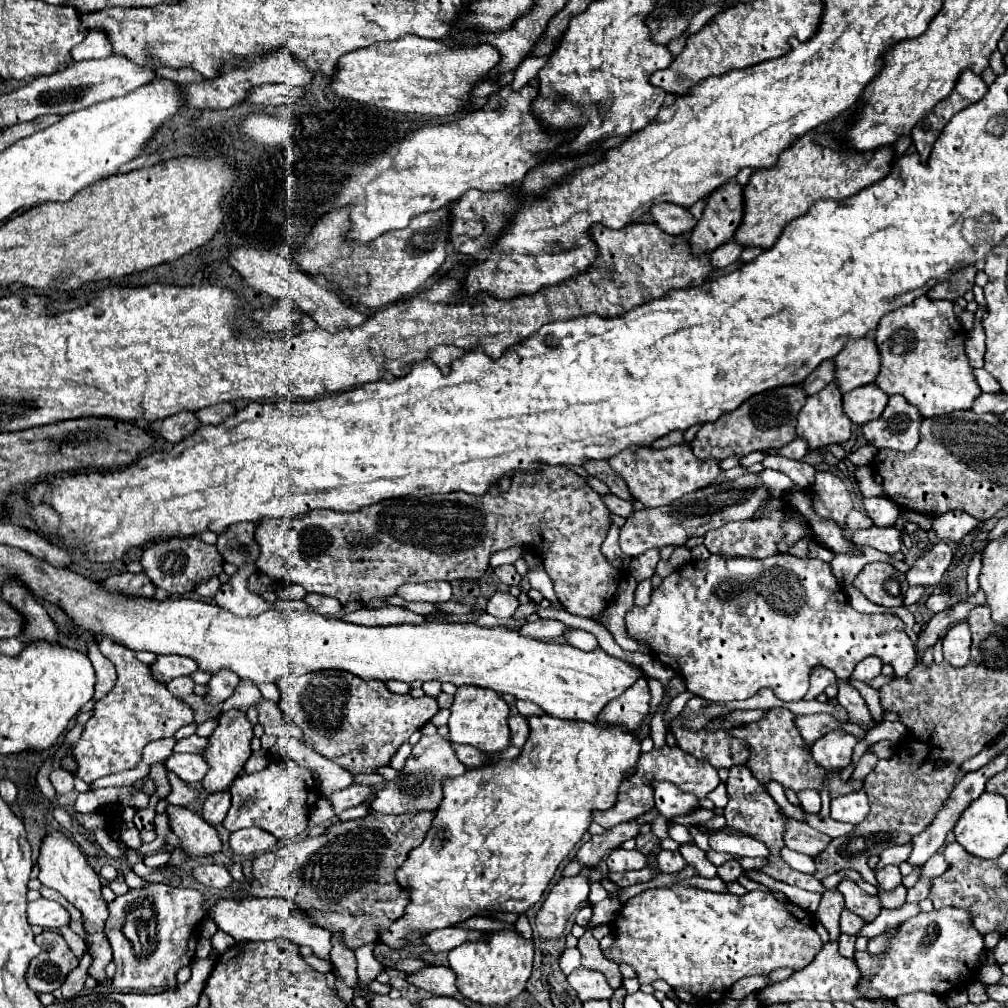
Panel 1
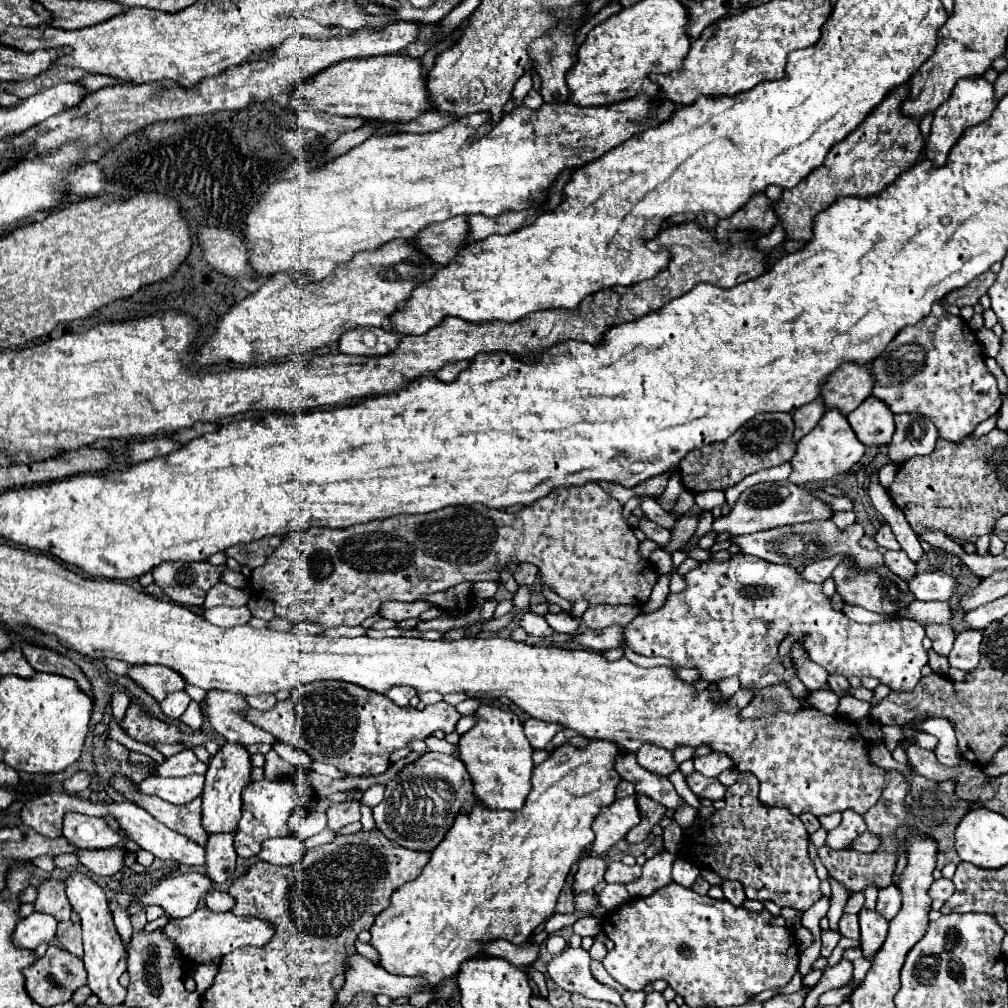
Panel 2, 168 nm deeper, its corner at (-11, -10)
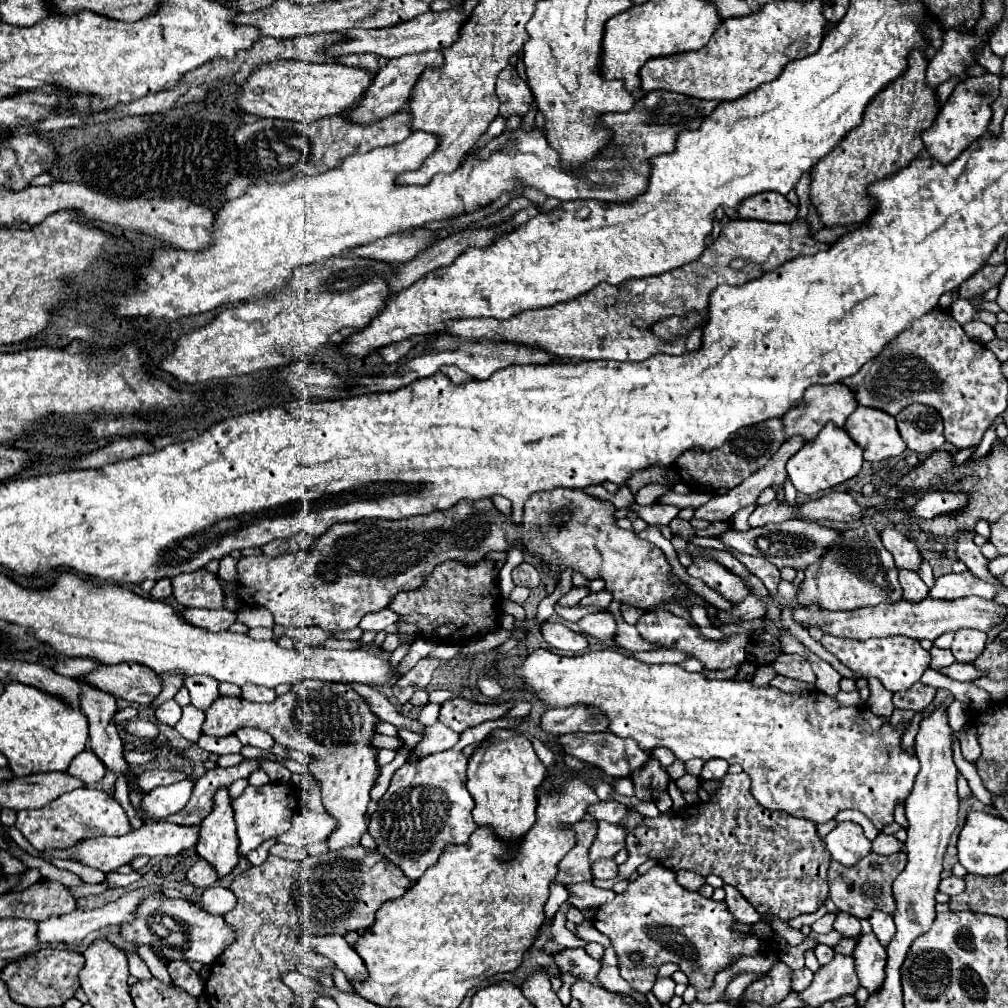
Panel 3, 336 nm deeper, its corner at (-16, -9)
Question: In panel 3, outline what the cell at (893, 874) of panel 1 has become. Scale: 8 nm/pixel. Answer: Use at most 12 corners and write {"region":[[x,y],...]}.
{"region":[[884,912],[872,914],[870,924],[882,946],[894,936],[894,920]]}

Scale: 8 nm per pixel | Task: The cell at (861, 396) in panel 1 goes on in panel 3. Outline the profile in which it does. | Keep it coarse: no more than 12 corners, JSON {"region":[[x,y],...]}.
{"region":[[858,406],[844,424],[880,462],[906,452],[896,420],[882,410]]}

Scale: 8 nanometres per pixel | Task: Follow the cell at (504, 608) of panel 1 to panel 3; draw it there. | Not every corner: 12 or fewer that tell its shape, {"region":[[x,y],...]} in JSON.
{"region":[[546,622],[542,636],[552,648],[580,654],[586,636],[560,622]]}

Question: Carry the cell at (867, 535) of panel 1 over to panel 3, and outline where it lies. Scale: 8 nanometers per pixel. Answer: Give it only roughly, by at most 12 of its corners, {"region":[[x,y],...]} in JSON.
{"region":[[902,570],[904,600],[922,602],[928,588],[918,574]]}

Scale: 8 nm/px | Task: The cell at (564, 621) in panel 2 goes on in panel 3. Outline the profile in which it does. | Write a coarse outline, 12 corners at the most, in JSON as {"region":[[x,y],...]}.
{"region":[[610,612],[588,614],[578,622],[580,632],[596,640],[616,638]]}

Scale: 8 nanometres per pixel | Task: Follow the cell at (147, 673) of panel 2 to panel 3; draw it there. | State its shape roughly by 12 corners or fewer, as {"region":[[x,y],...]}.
{"region":[[100,664],[80,682],[150,706],[160,678],[140,664]]}

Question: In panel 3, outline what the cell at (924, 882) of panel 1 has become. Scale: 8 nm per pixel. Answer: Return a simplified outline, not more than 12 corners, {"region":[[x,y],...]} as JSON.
{"region":[[944,878],[938,888],[948,896],[966,890],[964,878]]}

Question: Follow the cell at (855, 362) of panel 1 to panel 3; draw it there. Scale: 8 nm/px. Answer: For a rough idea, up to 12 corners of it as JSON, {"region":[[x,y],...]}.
{"region":[[810,386],[780,418],[784,438],[812,442],[856,408],[850,388]]}

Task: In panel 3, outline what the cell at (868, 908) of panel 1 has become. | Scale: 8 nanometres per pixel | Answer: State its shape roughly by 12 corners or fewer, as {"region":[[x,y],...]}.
{"region":[[874,934],[852,956],[860,986],[870,996],[886,978],[886,948]]}

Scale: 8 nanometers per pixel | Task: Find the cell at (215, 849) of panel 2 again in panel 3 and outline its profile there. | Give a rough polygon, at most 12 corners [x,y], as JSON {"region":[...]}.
{"region":[[200,858],[186,882],[194,888],[210,888],[218,882],[216,872]]}

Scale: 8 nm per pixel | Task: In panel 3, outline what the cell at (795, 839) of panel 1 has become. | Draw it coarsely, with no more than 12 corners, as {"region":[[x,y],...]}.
{"region":[[870,852],[856,866],[832,860],[830,900],[870,918],[894,916],[892,884],[904,852]]}

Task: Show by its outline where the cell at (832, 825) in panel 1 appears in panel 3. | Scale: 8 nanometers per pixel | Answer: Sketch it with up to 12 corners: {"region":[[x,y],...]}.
{"region":[[876,836],[872,852],[890,856],[904,850],[902,842],[894,836]]}

